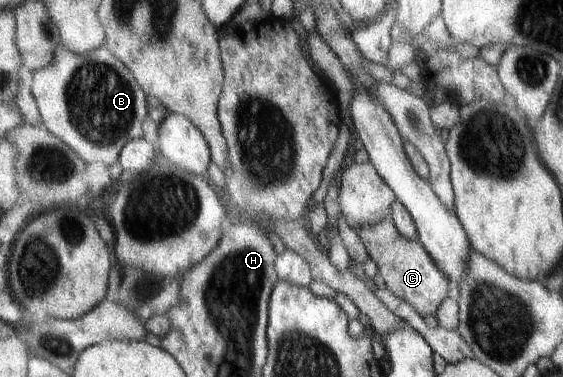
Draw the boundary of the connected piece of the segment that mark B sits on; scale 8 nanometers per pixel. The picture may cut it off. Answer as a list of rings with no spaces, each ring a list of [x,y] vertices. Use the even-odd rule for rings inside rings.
[[[59,44],[55,61],[49,67],[34,72],[33,93],[47,127],[89,163],[109,161],[109,165],[115,165],[120,162],[123,150],[131,141],[145,137],[143,123],[151,114],[147,93],[131,69],[127,69],[127,65],[117,59],[107,47],[81,55],[75,53],[69,45]]]

